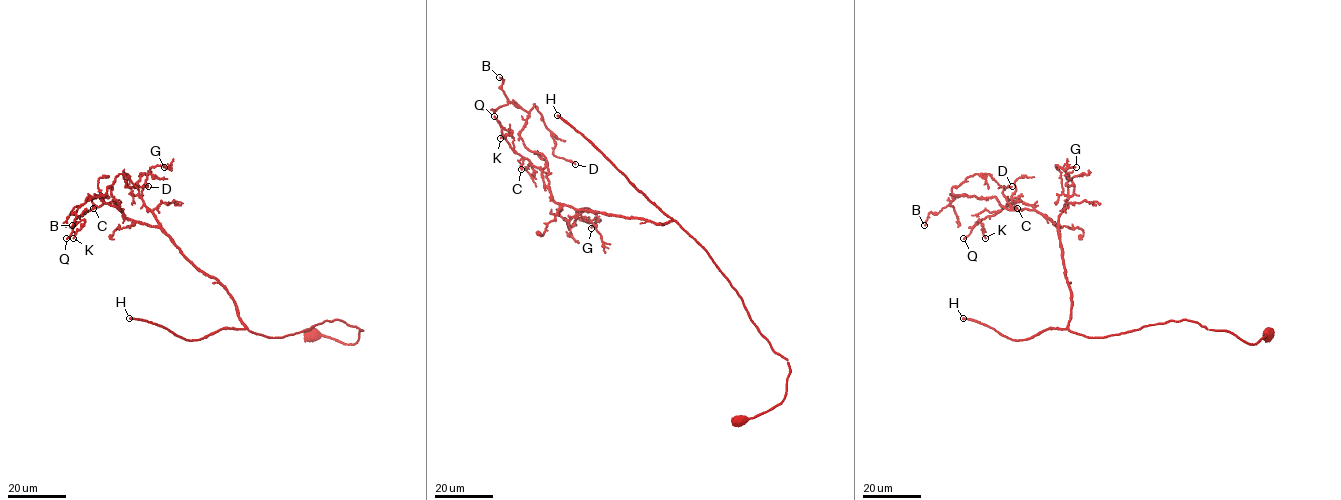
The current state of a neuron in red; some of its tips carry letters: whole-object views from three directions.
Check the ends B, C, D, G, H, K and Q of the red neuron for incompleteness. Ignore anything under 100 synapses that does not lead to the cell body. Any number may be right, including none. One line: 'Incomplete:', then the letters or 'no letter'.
Incomplete: H

